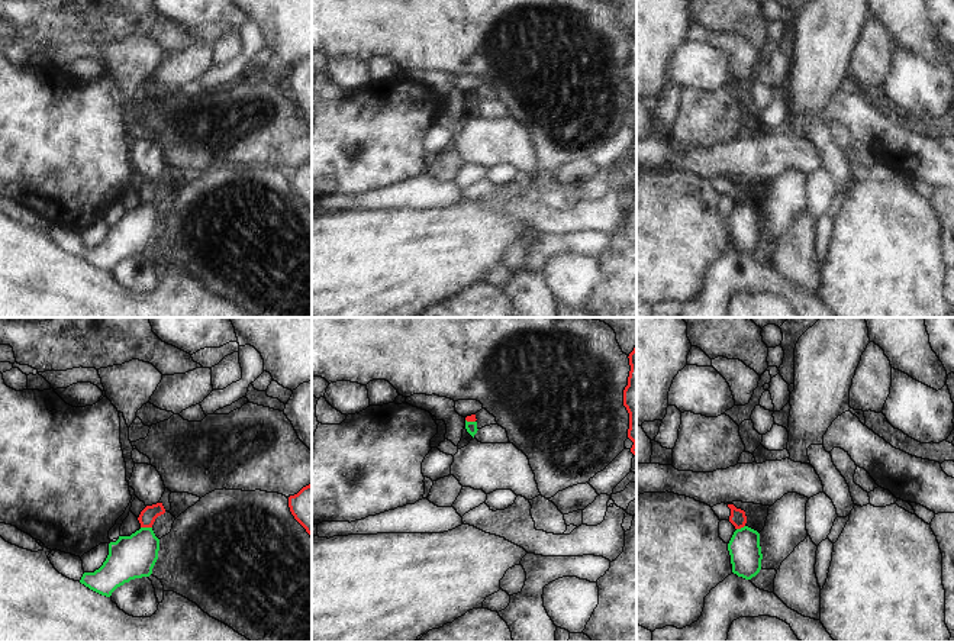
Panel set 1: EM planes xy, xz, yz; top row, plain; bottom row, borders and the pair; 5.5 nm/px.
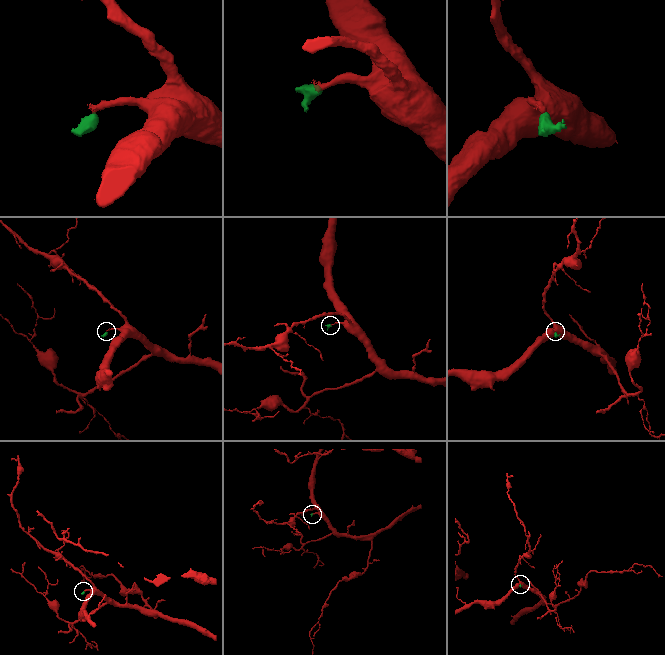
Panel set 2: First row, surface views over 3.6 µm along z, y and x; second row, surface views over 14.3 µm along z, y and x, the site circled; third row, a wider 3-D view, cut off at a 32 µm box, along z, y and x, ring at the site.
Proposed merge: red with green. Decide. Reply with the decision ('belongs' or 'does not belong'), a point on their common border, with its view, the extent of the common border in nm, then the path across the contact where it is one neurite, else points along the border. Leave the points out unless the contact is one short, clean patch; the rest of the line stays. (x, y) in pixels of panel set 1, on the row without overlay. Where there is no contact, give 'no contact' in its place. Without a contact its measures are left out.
does not belong | xy (147, 202) | 60 nm | along xy (141, 202), (151, 203)

